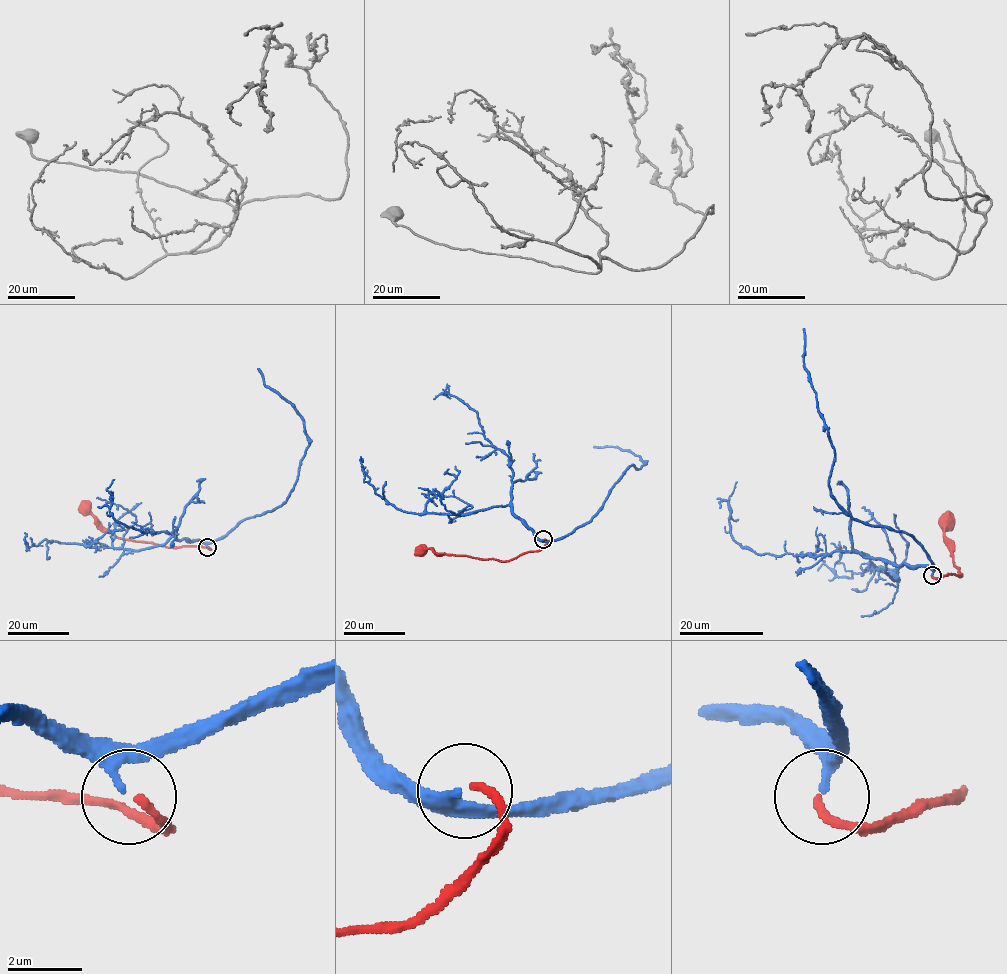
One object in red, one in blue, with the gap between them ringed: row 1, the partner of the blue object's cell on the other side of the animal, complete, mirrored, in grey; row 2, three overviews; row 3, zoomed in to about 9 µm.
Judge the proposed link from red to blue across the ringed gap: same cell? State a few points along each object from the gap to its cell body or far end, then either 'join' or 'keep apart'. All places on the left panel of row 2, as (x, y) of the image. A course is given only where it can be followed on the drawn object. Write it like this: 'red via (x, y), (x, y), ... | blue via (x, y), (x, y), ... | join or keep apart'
red via (208, 547), (210, 549), (164, 547), (116, 537), (84, 508) | blue via (207, 547), (242, 521), (270, 511), (287, 499), (309, 444), (303, 417), (264, 384), (258, 368) | join

